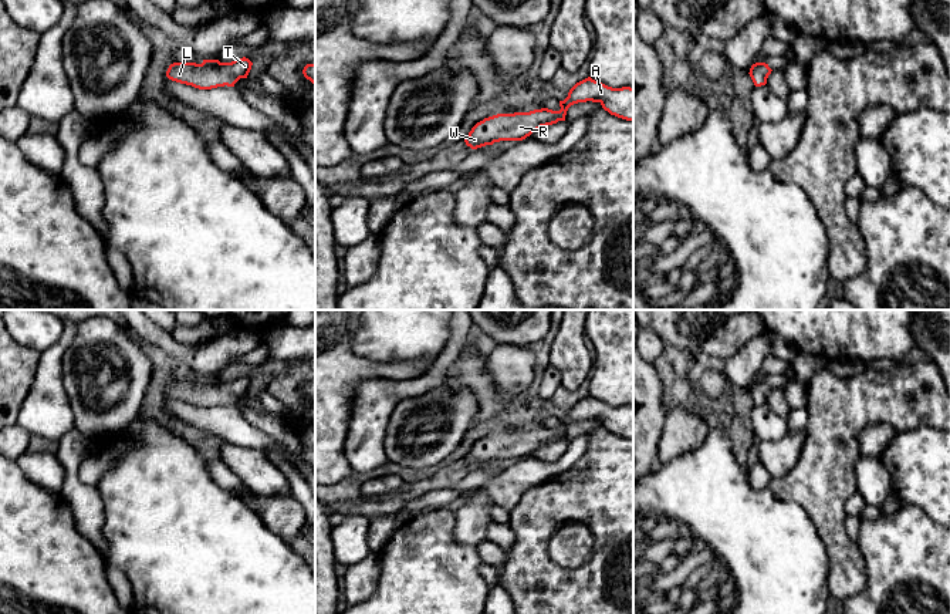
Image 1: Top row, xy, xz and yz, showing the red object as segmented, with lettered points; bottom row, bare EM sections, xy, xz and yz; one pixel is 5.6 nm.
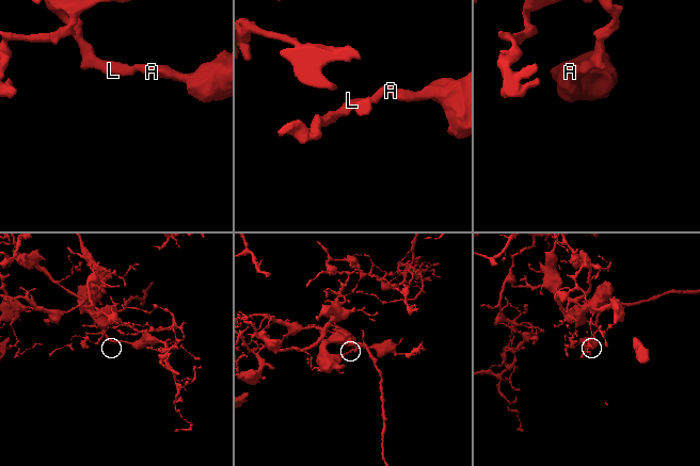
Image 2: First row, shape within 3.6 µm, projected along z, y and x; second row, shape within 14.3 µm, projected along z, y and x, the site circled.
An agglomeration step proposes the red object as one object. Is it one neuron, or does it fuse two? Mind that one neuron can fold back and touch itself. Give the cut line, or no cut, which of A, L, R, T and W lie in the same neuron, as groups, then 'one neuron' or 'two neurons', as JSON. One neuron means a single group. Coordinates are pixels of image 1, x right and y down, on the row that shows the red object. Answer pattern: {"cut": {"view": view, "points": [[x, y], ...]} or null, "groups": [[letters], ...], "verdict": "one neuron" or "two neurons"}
{"cut": null, "groups": [["A", "L", "R", "T", "W"]], "verdict": "one neuron"}

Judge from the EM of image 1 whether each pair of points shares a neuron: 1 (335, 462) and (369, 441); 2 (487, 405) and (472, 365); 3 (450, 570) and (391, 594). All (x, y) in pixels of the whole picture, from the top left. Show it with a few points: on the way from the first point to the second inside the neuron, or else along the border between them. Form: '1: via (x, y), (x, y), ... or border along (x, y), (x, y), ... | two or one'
1: border along (347, 424), (344, 456), (352, 471) | two
2: via (487, 395), (473, 375) | one
3: via (436, 583), (425, 594), (405, 594) | one

